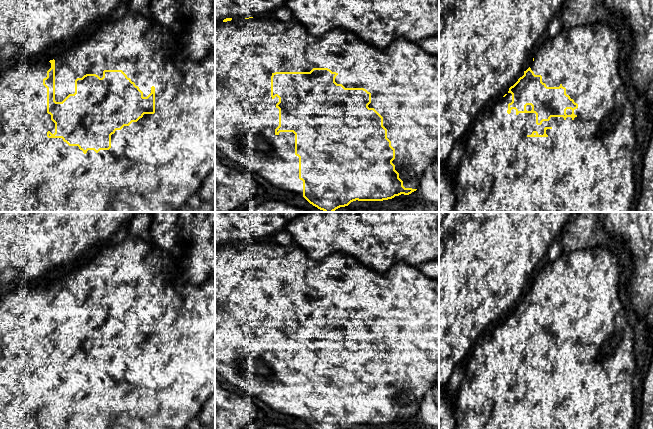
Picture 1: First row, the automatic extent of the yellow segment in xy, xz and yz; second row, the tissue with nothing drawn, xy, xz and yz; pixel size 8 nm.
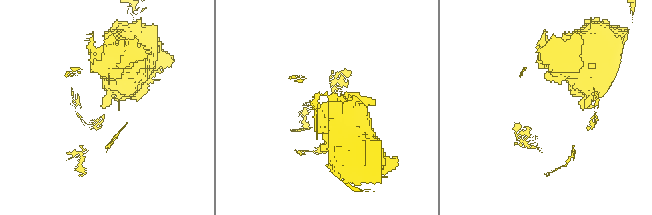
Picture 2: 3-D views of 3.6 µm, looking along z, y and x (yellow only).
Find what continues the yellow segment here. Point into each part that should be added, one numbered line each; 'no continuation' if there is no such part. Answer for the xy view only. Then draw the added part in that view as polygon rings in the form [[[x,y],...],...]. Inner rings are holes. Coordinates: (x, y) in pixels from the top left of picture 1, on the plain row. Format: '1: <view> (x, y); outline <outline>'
1: xy (162, 383); outline [[[128,235],[121,243],[103,246],[88,263],[79,265],[74,271],[66,272],[54,283],[56,326],[62,326],[69,318],[75,317],[75,304],[77,302],[82,302],[86,298],[96,298],[102,302],[104,294],[122,294],[143,316],[143,321],[147,321],[151,317],[152,310],[155,311],[155,337],[144,338],[137,346],[132,346],[129,350],[124,350],[121,354],[116,354],[115,357],[111,359],[111,372],[109,374],[100,374],[98,377],[94,374],[88,374],[87,377],[84,378],[78,370],[69,370],[62,362],[47,361],[48,355],[52,358],[55,357],[55,347],[51,344],[51,339],[47,337],[47,312],[43,309],[43,303],[47,301],[47,295],[51,292],[51,287],[49,285],[25,285],[17,287],[15,290],[10,290],[6,295],[2,296],[0,298],[0,429],[186,429],[188,422],[199,414],[204,403],[215,393],[215,275],[210,275],[209,278],[201,285],[184,282],[183,263],[184,260],[180,256],[178,249],[175,249],[168,258],[164,258],[163,254],[158,251],[150,241],[146,241],[140,237],[134,239]]]

